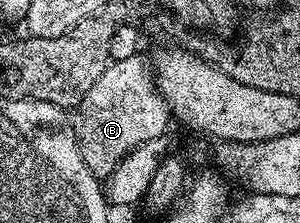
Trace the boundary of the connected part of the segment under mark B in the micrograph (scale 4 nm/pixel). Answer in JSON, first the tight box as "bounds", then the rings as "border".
{"bounds":[73,54,172,177],"border":[[[136,54],[124,57],[124,61],[110,62],[76,109],[78,123],[76,119],[73,129],[80,157],[84,157],[84,165],[99,177],[109,177],[128,152],[148,141],[163,138],[167,134],[166,126],[172,123],[168,105],[154,83],[151,64],[142,58]]]}

